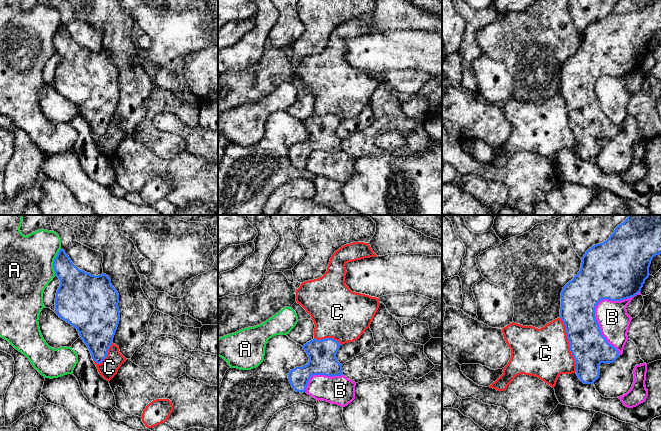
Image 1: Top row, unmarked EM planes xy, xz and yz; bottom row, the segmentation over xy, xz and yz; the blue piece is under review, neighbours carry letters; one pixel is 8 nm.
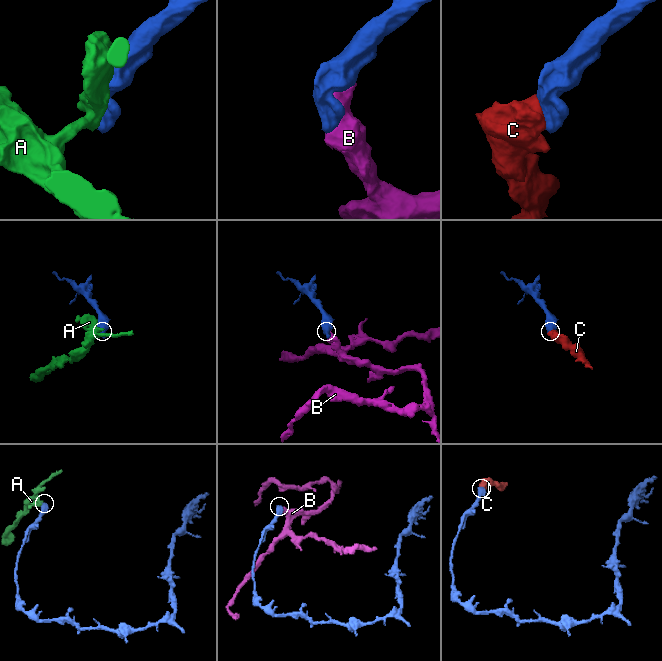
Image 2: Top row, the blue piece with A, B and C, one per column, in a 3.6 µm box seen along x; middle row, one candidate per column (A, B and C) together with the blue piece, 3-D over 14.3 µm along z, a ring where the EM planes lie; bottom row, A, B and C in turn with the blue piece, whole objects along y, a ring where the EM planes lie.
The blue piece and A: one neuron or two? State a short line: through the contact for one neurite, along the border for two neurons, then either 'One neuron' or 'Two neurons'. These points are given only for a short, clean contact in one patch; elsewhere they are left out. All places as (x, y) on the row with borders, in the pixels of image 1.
Two neurons

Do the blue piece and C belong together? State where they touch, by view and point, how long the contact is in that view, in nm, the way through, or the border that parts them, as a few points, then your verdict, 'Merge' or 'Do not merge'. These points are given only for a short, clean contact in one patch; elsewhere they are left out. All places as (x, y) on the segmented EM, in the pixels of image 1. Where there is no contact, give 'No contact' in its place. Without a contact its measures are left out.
Touches blue at yz (569, 344). Shared border 460 nm. Do not merge

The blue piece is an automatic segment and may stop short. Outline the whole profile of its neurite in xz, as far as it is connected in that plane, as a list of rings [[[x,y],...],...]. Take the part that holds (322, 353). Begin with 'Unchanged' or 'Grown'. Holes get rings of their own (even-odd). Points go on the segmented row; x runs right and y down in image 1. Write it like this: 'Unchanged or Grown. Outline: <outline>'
Unchanged. Outline: [[[333,338],[313,339],[302,347],[309,357],[309,362],[296,367],[288,373],[288,379],[296,392],[306,392],[306,387],[313,375],[341,376],[342,364],[336,358],[341,344]]]

